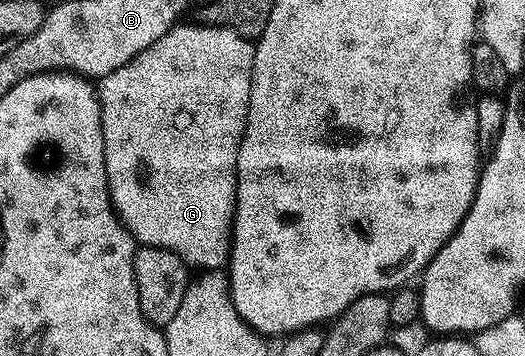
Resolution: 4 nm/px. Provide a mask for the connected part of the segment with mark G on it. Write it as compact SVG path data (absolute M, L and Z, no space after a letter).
M194 23L171 28L155 41L155 45L143 49L143 53L127 61L127 65L100 79L101 120L109 192L118 215L125 217L129 214L137 219L131 223L133 238L143 241L147 247L173 251L190 269L215 271L228 264L229 244L233 242L237 158L251 101L253 61L245 57L234 67L223 68L216 79L205 52L209 42L213 35L218 35L240 44L241 34L232 27L218 27L214 31L208 25Z

